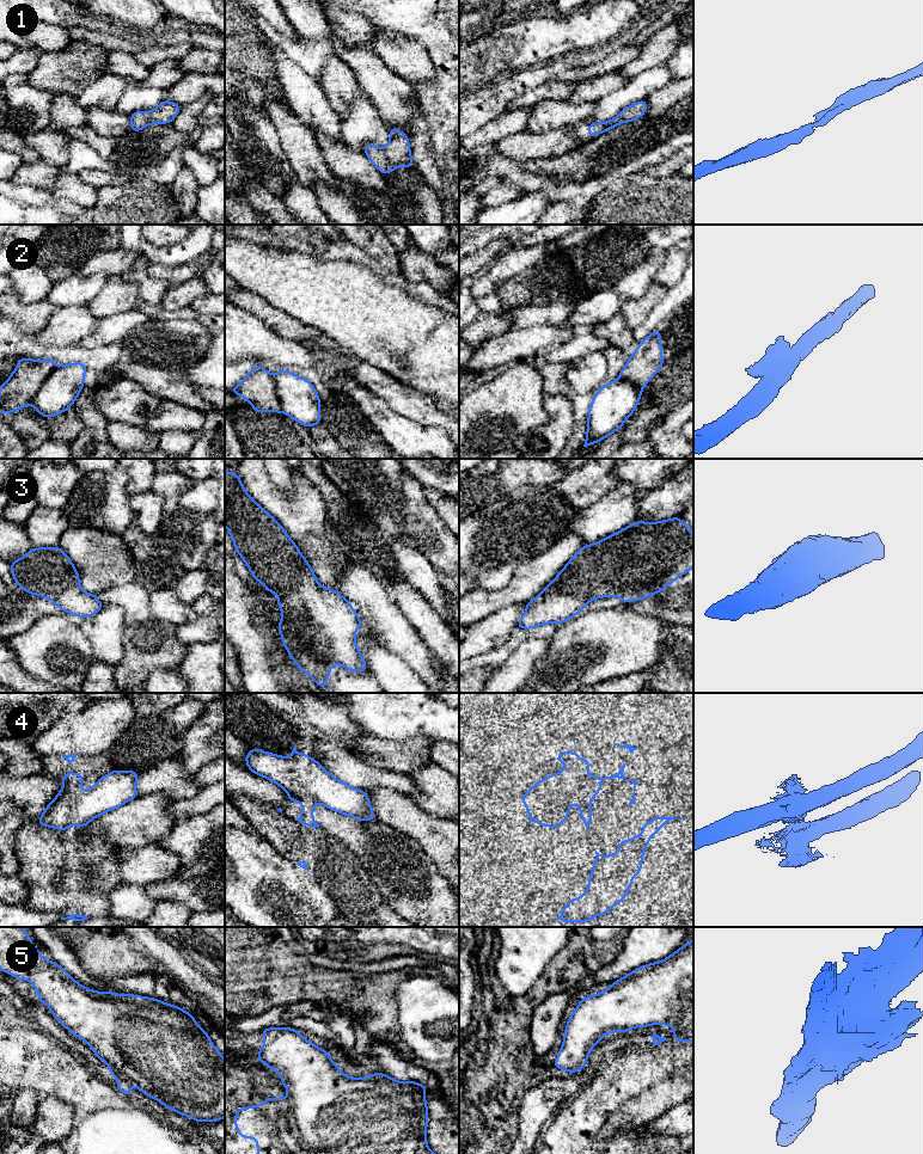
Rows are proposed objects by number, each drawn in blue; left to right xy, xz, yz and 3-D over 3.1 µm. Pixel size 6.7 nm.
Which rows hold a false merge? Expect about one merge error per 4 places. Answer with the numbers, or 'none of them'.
2, 4

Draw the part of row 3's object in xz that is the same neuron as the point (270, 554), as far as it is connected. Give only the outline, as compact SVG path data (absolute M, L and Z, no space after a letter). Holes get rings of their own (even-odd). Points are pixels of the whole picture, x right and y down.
M225 471L225 526L238 554L251 576L279 597L282 620L277 622L283 646L306 675L325 690L334 664L352 671L368 670L355 644L355 631L362 622L340 591L322 587L298 546L283 527L244 490L239 475Z

